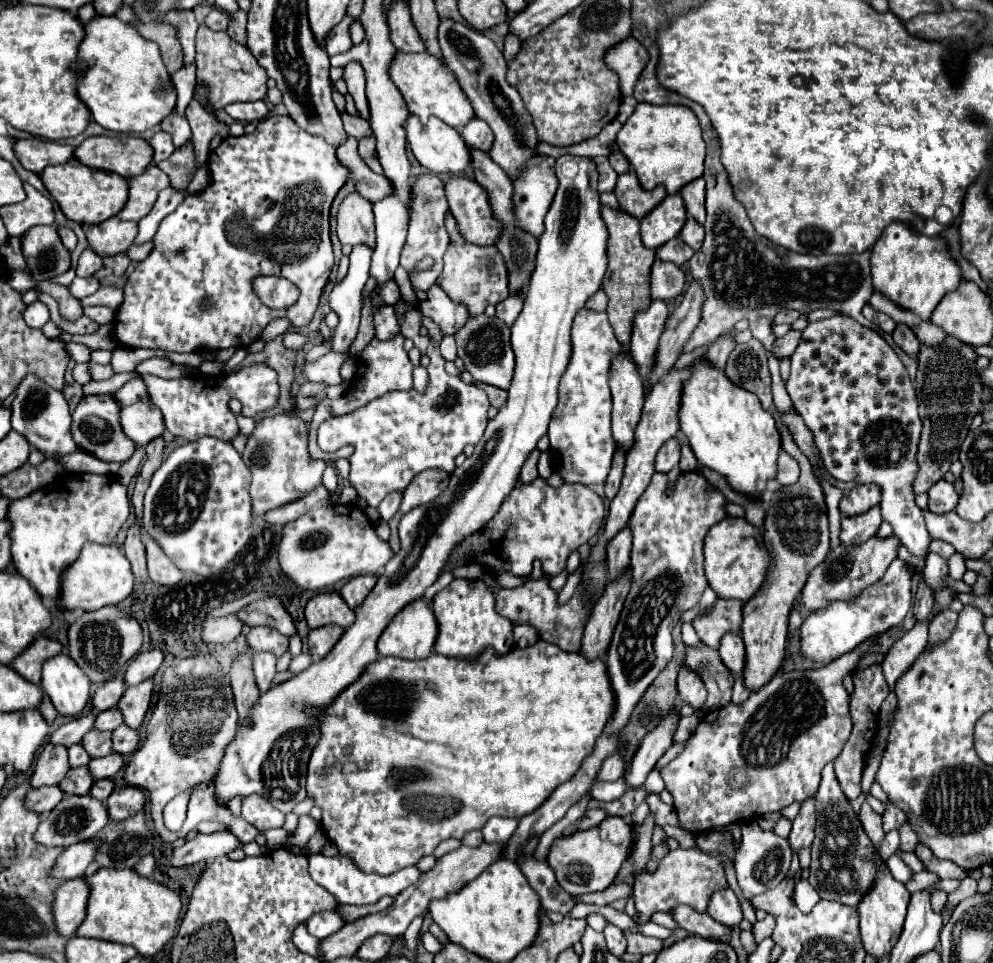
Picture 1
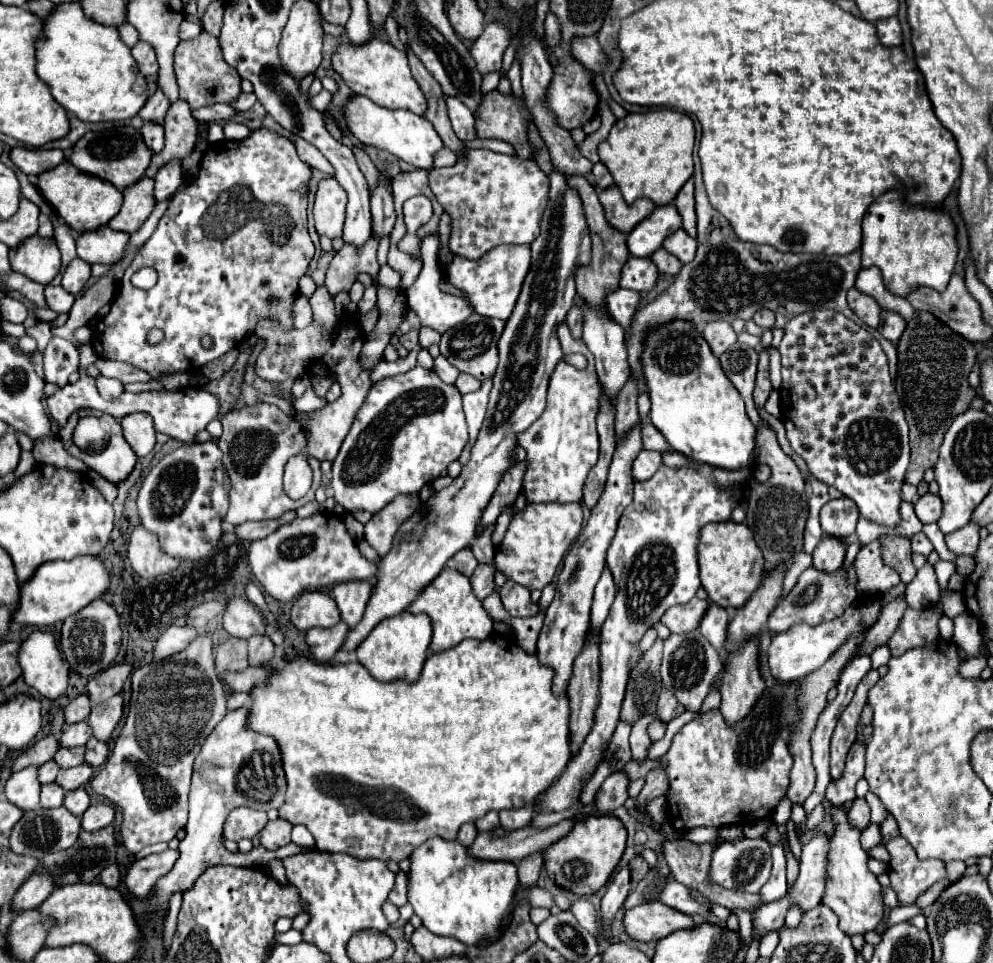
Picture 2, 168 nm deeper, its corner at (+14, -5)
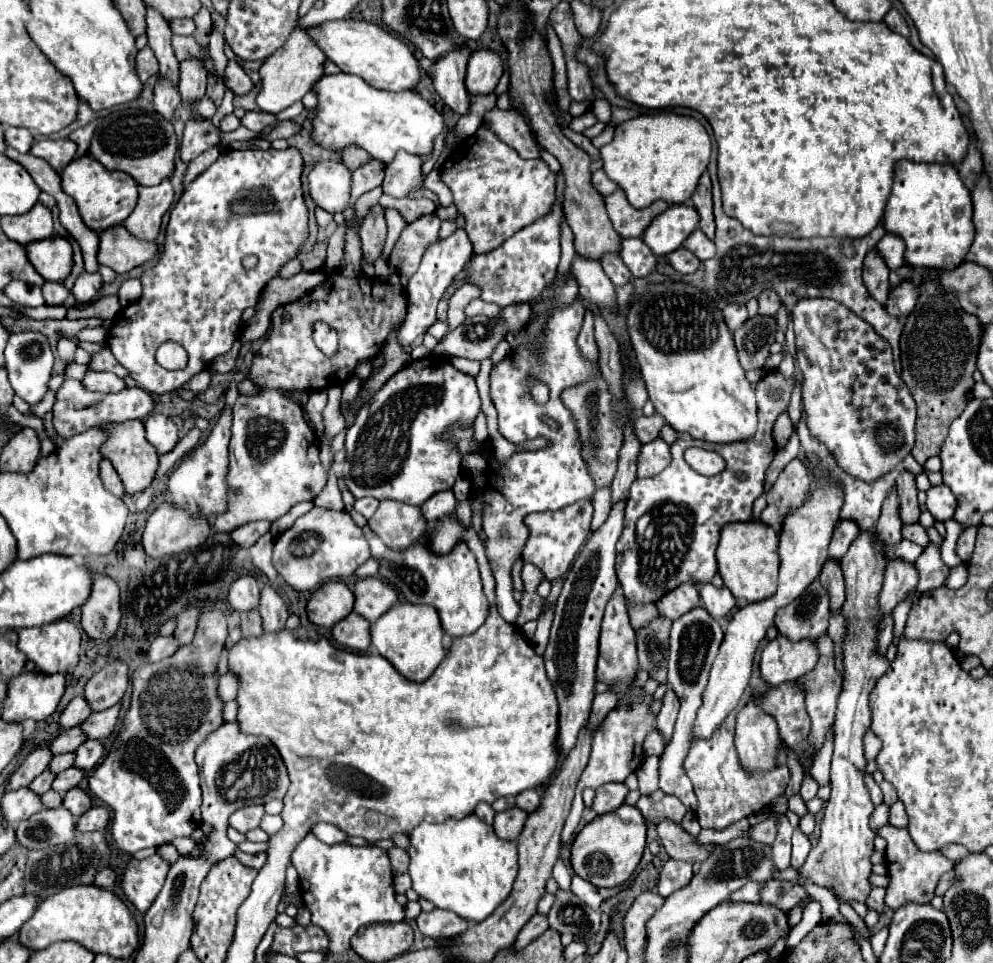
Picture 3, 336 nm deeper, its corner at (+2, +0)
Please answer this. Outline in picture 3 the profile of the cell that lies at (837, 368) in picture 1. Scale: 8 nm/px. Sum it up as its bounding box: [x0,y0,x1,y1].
[792,298,916,484]

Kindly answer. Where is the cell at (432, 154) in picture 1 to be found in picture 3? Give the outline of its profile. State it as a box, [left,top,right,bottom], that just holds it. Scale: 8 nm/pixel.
[314,74,446,164]

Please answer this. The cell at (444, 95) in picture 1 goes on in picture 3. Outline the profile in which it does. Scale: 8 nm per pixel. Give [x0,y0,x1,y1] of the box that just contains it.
[310,18,420,92]

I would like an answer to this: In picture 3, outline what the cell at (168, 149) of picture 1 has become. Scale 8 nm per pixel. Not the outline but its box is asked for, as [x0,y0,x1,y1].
[154,78,180,120]

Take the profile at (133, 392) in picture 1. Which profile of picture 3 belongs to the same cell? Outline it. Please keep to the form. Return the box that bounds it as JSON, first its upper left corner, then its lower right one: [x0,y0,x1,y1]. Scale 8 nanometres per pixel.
[82,370,126,392]

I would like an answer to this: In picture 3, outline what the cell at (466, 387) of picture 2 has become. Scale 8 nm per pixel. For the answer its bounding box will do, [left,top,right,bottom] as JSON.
[452,358,480,376]

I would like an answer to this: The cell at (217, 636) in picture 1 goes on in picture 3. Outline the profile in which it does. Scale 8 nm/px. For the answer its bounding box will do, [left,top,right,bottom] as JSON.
[146,636,182,662]

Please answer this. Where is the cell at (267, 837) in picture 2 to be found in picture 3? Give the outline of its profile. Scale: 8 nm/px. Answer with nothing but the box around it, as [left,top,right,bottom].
[260,814,282,836]

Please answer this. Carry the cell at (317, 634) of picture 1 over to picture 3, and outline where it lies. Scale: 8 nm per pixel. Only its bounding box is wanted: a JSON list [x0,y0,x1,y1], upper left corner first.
[332,614,370,652]

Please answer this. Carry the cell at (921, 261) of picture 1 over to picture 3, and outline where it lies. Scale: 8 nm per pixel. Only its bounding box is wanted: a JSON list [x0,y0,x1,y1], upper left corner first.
[882,160,972,272]

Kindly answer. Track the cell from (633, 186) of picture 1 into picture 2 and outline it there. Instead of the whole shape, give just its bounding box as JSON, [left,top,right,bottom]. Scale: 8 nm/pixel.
[600,187,654,235]

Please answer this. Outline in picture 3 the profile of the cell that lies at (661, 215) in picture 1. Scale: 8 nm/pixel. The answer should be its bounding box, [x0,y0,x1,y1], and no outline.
[642,204,698,254]

